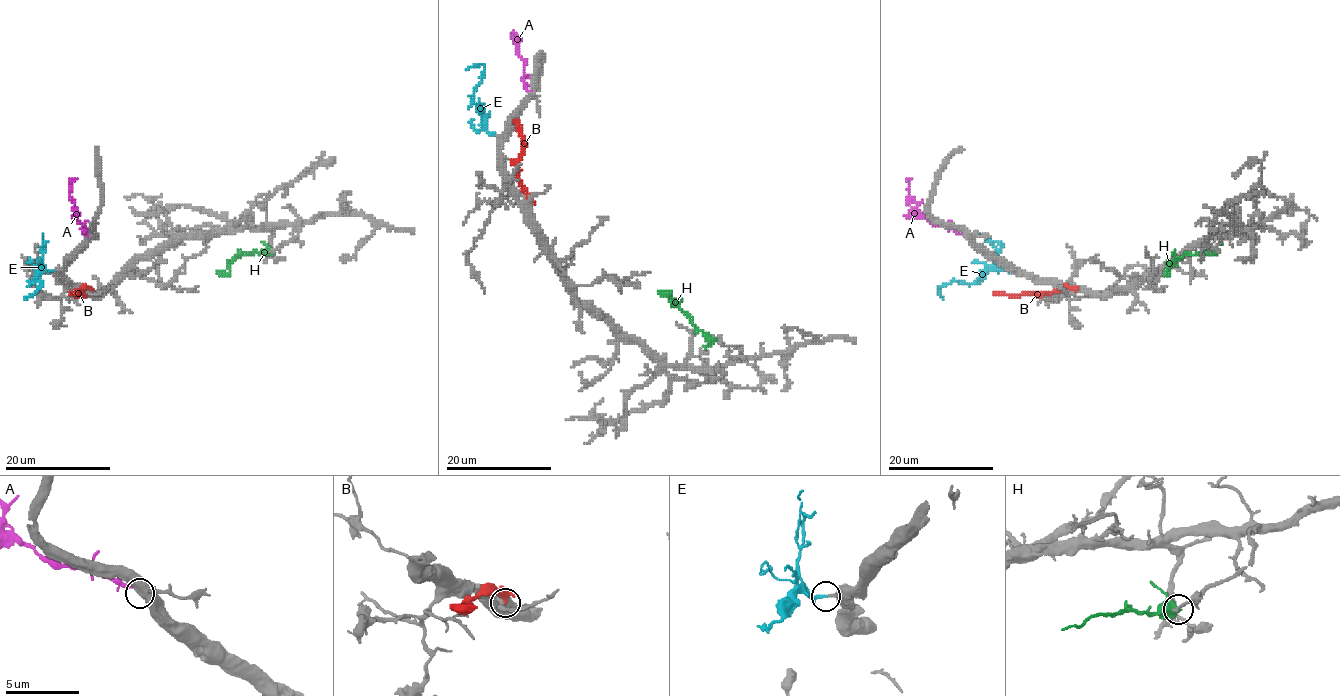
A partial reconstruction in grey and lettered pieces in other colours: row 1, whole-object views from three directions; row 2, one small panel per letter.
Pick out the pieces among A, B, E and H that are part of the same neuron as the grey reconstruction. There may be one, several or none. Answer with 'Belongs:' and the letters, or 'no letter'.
Belongs: E

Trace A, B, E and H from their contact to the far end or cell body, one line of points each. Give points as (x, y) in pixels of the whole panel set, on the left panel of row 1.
A: (88, 234), (76, 218), (70, 195), (71, 182), (78, 179)
B: (89, 292), (85, 287), (78, 291), (81, 295), (72, 292)
E: (51, 271), (42, 270), (30, 284), (39, 280), (43, 284), (24, 299)
H: (272, 251), (242, 254), (230, 263), (228, 274), (217, 271)

